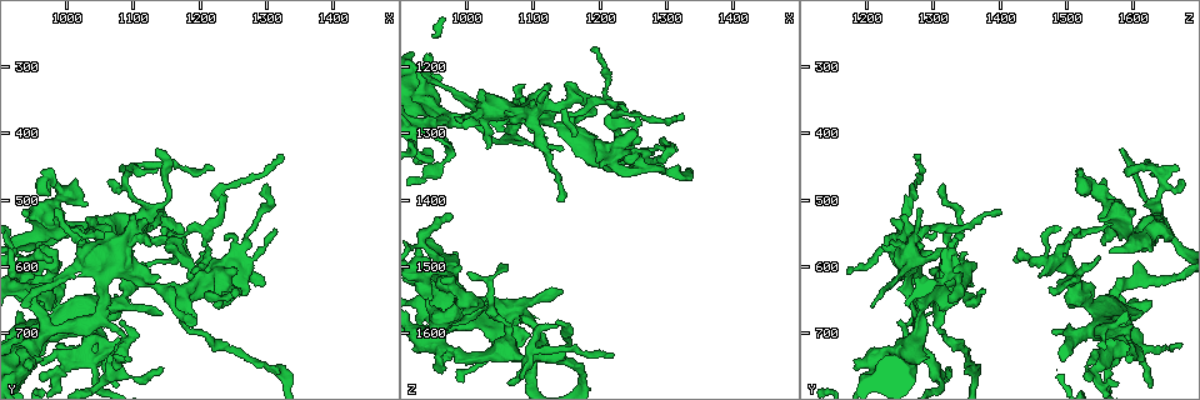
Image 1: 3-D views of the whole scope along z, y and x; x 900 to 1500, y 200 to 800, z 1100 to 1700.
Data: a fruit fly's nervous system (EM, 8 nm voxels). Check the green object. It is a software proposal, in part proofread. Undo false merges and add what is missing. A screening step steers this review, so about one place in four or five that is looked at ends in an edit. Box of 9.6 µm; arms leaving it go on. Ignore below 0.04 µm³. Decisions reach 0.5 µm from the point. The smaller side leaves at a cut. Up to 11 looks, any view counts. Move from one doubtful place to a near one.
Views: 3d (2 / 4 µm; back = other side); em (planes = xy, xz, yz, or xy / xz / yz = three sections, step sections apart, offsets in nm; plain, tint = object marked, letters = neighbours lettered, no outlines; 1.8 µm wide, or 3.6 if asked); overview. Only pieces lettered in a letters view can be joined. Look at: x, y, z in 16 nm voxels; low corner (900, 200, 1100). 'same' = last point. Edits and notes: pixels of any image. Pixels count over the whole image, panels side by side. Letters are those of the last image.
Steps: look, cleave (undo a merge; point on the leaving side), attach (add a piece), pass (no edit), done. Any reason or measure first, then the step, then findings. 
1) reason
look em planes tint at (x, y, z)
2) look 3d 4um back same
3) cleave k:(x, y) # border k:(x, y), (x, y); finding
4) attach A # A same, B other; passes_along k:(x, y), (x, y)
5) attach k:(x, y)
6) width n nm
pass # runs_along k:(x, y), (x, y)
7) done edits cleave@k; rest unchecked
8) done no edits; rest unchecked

thick end
look 3d 2um at (1125, 530, 1240)

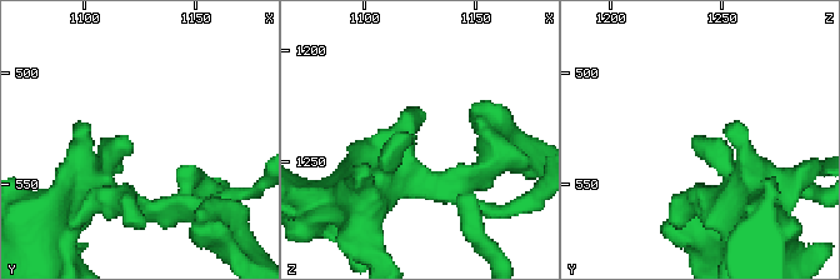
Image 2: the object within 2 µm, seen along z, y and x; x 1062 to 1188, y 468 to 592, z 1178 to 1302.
look em 3.6um xy step 8 tint at (1120, 531, 1237)

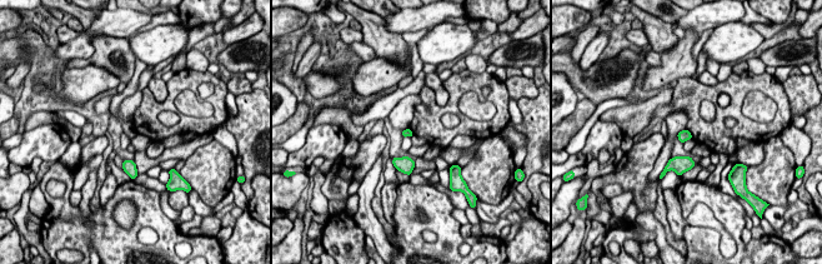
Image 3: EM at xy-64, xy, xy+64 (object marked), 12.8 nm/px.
cut it another way
look em 3.6um yz step 8 letters same

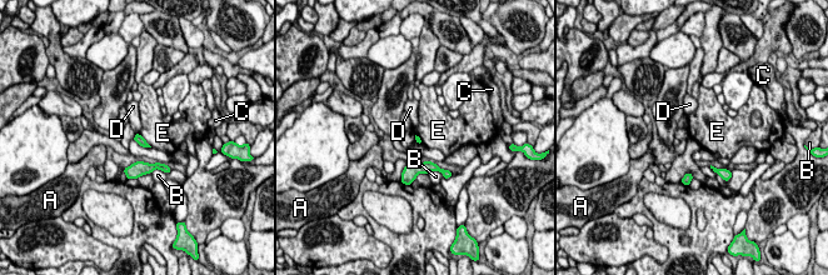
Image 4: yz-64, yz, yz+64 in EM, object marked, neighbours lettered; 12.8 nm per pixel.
pass # A other, B other, C other, D other, E other; border 4:(139, 134), (151, 146); no lettered piece goes on from it

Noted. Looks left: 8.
narrows sharply
look 3d 2um at (1270, 730, 1350)

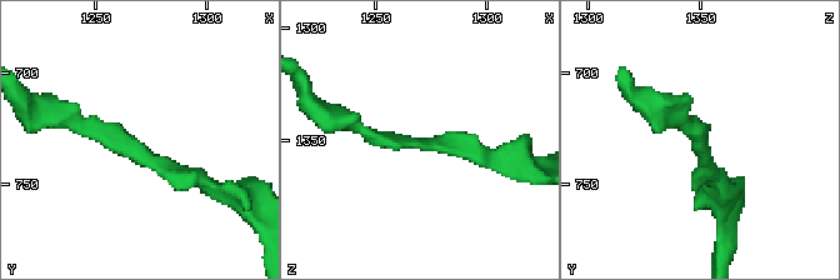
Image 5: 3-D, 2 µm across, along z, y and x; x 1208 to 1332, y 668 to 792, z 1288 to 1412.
look em 3.6um planes plain at (1272, 733, 1351)

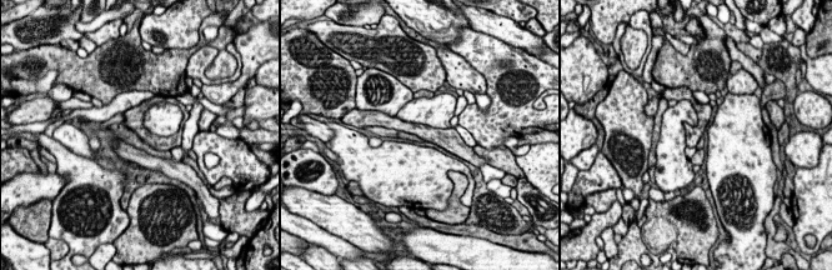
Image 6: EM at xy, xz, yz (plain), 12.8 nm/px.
look em 3.6um planes letters same

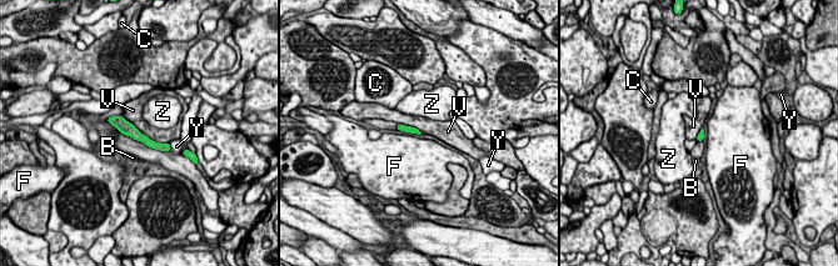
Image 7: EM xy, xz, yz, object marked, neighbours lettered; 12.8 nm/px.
pass # B other, C other, F other, V other, Y other, Z other; continuous, no second neuron

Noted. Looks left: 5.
touches itself
look em xz step 8 tint at (1150, 465, 1605)

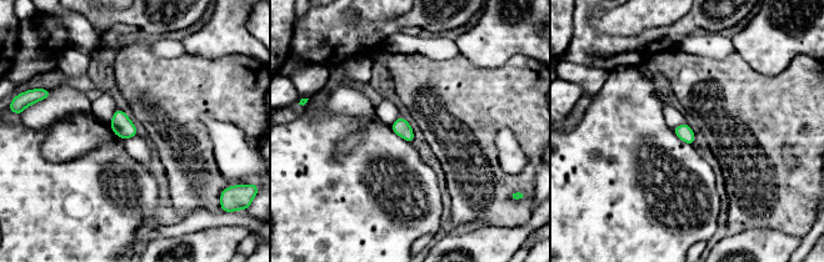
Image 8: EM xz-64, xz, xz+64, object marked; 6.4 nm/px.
look em planes letters same

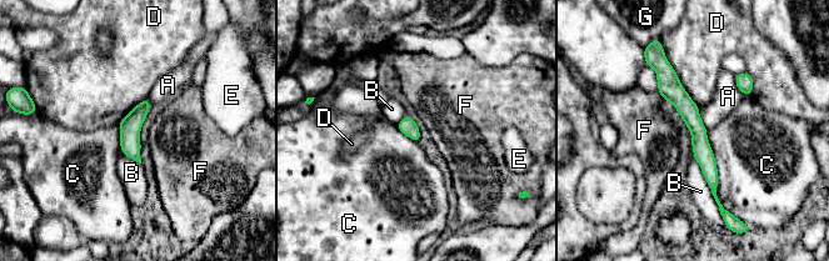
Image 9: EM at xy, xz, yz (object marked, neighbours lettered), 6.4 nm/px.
longest_contact C 550 nm
pass # A other, B other, C other, D other, E other, F other, G other; all the same neuron

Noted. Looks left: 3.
tapers out
look em xz step 4 letters at (980, 630, 1320)

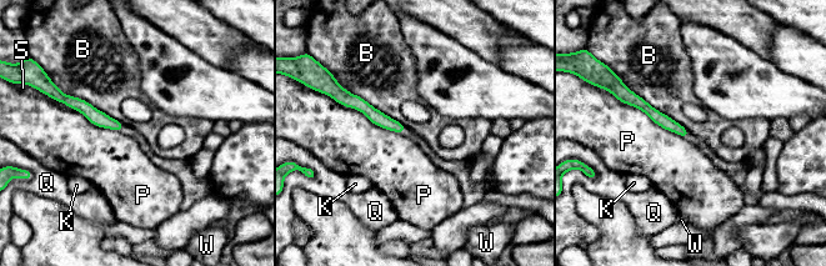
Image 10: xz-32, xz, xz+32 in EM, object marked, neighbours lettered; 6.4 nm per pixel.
look em planes letters same

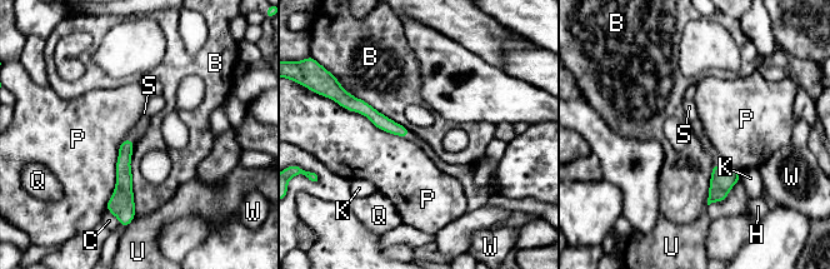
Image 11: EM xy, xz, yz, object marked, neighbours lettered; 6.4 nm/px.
pass # B other, C other, H other, K other, P other, Q other, S other, U other, W other; none of them fits

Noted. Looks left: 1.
done no edits; rest unchecked

